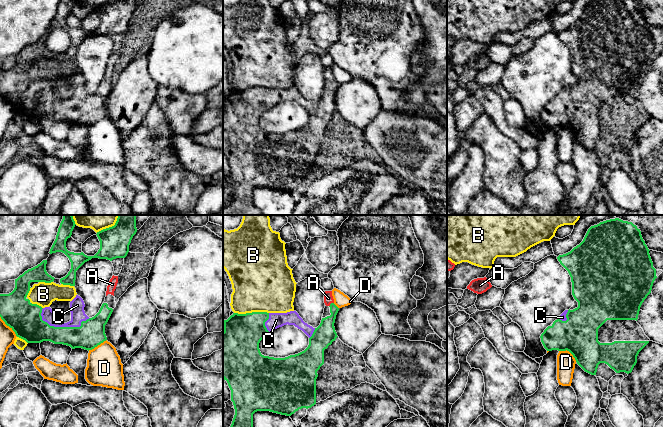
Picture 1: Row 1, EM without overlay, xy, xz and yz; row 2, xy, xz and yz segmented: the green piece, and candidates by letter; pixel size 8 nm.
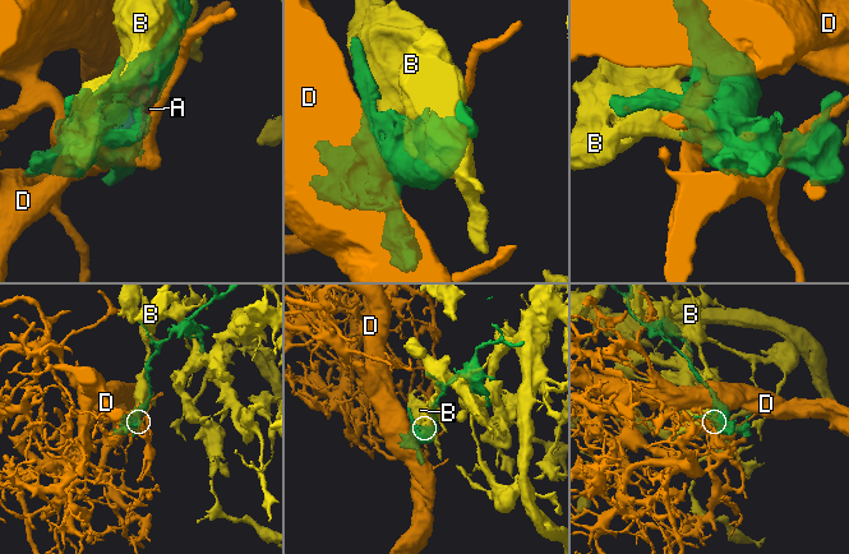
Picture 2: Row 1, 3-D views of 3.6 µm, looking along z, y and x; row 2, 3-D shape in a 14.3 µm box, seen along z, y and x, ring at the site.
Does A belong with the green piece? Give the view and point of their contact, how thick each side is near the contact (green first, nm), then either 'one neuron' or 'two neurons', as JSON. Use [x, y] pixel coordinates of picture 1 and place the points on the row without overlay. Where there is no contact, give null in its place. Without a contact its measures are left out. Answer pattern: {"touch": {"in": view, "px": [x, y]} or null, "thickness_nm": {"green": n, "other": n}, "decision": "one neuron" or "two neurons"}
{"touch": {"in": "xz", "px": [330, 80]}, "thickness_nm": {"green": 170, "other": 80}, "decision": "one neuron"}

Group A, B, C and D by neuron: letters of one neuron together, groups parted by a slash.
A C / B / D

